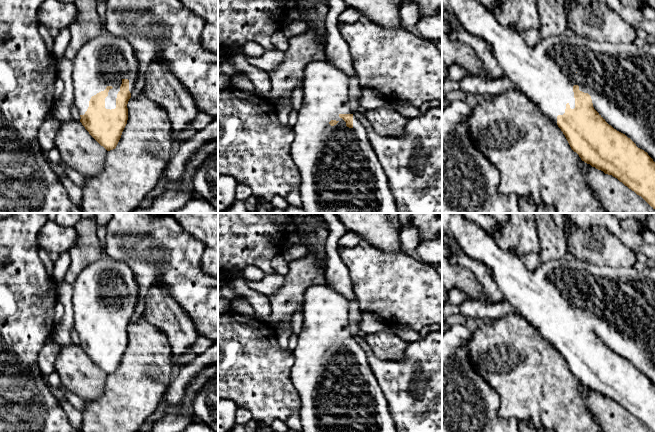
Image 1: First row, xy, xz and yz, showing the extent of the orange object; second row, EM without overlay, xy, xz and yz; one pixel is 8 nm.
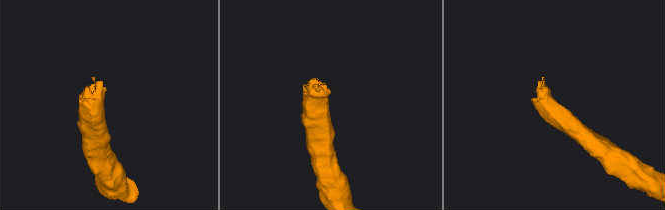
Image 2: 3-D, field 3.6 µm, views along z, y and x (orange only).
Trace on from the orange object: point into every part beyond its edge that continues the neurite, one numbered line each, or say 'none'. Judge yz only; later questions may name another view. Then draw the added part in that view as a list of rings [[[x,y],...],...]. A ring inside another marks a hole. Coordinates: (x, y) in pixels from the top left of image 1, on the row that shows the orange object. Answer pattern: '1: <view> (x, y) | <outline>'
1: yz (620, 78) | [[[442,0],[442,9],[446,9],[460,24],[464,30],[475,36],[483,38],[491,47],[492,52],[499,64],[503,69],[504,75],[510,79],[516,86],[516,89],[527,96],[528,99],[537,104],[543,114],[550,117],[554,122],[557,123],[557,116],[565,113],[566,104],[570,105],[571,109],[575,108],[575,98],[573,92],[573,86],[578,85],[579,90],[588,93],[591,96],[594,109],[599,115],[614,129],[625,134],[630,138],[638,148],[644,150],[655,162],[655,45],[647,42],[644,46],[638,47],[634,43],[629,44],[611,44],[608,42],[597,42],[588,38],[584,38],[579,35],[572,35],[570,37],[565,34],[553,37],[539,39],[538,44],[535,47],[528,46],[520,33],[514,29],[503,26],[498,22],[496,17],[491,14],[487,7],[482,5],[477,0]]]

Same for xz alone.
1: xz (340, 173) | [[[328,59],[311,62],[304,69],[303,103],[298,111],[297,122],[292,127],[294,141],[290,150],[301,176],[299,190],[302,208],[306,213],[398,213],[387,175],[369,142],[365,128],[350,108],[349,82],[349,76]],[[340,114],[353,115],[352,128],[346,126]]]

